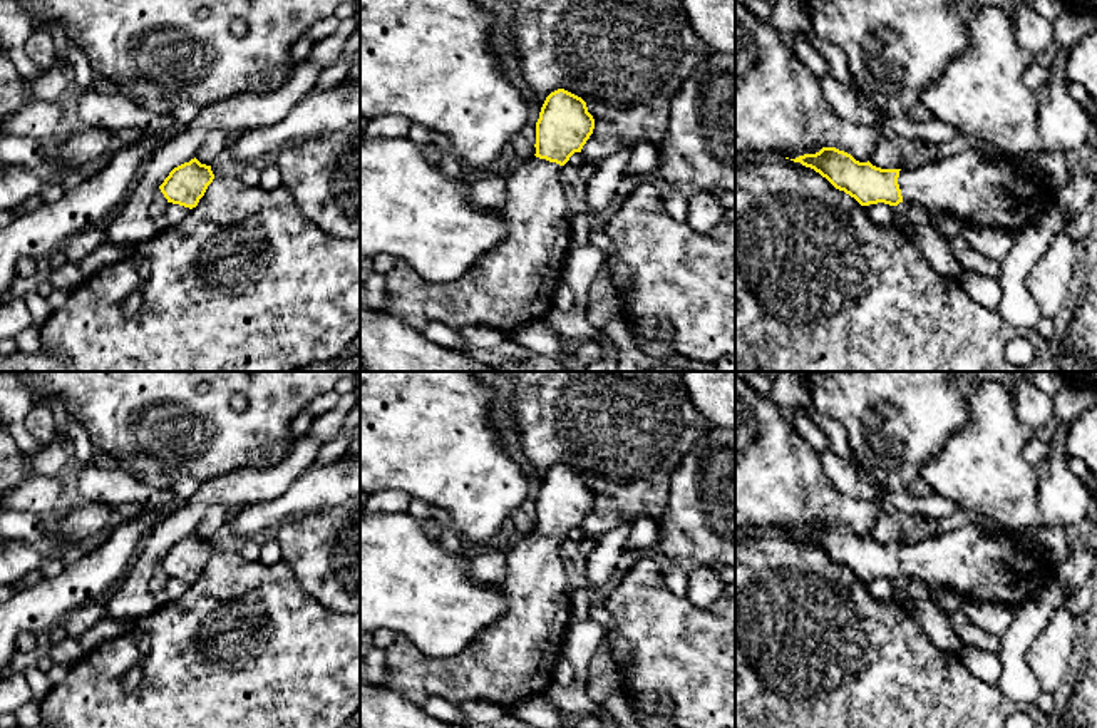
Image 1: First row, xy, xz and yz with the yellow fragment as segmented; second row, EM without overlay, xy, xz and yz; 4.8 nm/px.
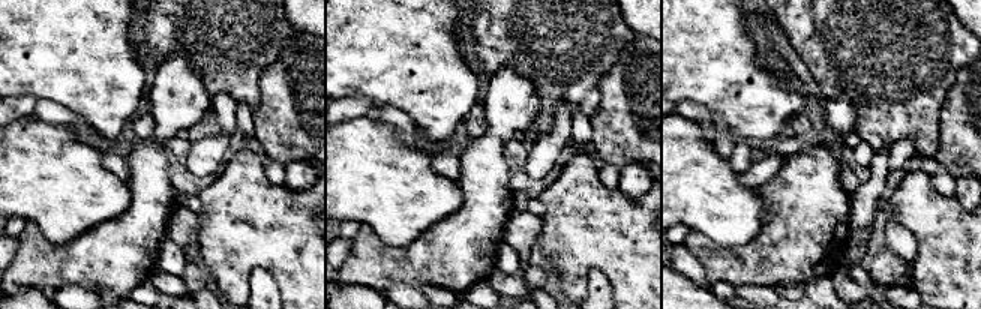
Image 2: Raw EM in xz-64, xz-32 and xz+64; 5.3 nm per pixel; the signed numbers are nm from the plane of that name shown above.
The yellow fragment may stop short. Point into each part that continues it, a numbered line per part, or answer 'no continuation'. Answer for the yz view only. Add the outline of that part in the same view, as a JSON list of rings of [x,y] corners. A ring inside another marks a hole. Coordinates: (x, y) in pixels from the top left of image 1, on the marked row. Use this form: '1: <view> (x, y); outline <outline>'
1: yz (978, 189); outline [[[965,151],[948,159],[926,161],[914,169],[901,167],[898,184],[903,203],[919,203],[931,216],[948,214],[956,218],[963,226],[1002,228],[1010,233],[1017,233],[1037,221],[1055,197],[1055,191],[1047,177],[1020,167],[1013,156],[995,157],[978,151]]]

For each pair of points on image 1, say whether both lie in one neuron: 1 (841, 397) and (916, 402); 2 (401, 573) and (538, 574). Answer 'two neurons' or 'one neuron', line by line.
1: one neuron
2: two neurons

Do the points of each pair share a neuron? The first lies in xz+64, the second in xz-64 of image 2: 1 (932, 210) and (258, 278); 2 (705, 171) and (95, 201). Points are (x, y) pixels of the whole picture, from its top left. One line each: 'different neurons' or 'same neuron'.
1: different neurons
2: same neuron

